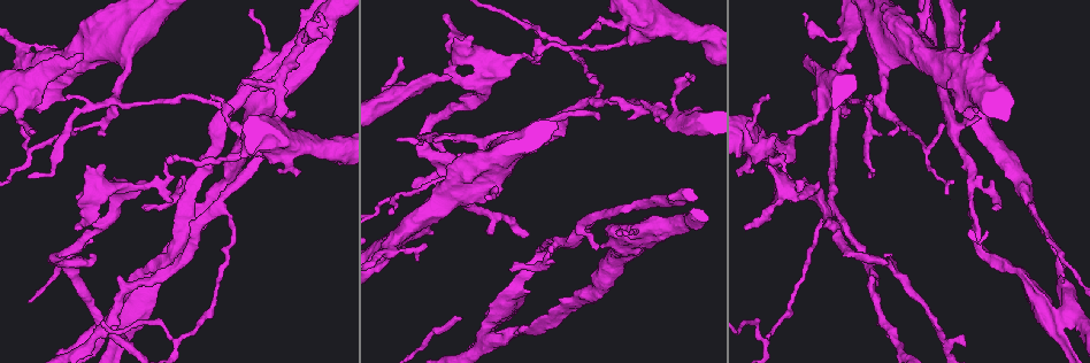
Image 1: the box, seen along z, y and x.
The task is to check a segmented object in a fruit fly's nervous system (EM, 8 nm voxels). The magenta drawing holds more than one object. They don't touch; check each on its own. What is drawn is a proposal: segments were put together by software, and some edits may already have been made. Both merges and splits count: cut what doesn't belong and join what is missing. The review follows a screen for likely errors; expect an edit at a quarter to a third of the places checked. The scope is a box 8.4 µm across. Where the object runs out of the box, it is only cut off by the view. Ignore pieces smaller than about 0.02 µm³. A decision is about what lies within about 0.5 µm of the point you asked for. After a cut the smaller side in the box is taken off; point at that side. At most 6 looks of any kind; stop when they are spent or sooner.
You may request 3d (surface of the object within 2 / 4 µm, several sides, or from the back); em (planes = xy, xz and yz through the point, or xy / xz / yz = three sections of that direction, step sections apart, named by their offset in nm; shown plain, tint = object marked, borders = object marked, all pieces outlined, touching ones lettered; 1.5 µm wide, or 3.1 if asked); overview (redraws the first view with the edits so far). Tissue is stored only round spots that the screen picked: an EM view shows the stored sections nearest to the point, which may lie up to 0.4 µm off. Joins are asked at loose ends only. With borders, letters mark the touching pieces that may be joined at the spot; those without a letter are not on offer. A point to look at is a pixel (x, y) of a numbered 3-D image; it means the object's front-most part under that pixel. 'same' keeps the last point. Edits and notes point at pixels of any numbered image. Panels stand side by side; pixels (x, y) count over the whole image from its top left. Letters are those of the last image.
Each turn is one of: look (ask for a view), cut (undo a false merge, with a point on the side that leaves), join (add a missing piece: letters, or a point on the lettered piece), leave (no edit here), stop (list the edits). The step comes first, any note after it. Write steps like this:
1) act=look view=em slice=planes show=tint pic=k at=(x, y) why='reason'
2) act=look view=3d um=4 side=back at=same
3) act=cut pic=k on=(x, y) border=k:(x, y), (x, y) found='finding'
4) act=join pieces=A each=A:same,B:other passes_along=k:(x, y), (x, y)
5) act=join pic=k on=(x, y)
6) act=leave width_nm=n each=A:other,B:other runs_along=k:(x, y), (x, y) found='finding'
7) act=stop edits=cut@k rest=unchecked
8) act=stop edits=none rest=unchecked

act=look view=3d um=4 pic=1 at=(974, 182) why='a fork'

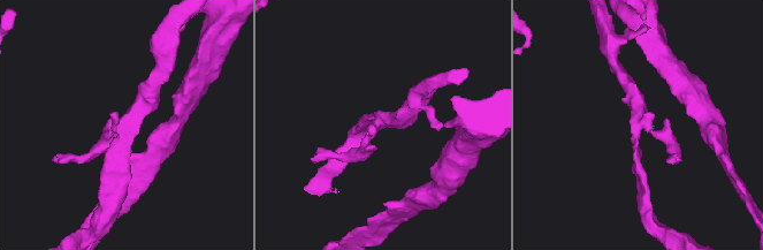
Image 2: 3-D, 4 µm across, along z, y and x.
act=look view=em um=3.1 slice=planes show=borders pic=2 at=(126, 125) why='shape alone is not enough'

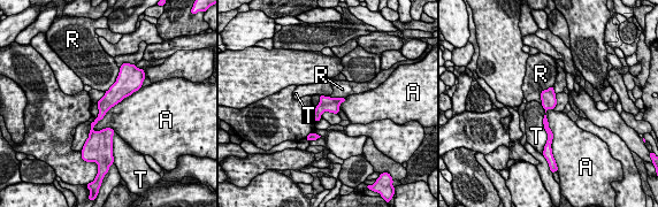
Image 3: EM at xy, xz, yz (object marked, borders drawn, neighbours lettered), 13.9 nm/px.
act=leave width_nm=220 each=A:other,R:other,T:other border=3:(139, 87), (115, 104), (91, 129) found='all the same neuron'

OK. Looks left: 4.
act=look view=em slice=xy step=4 show=tint pic=1 at=(786, 186) why='branch point'

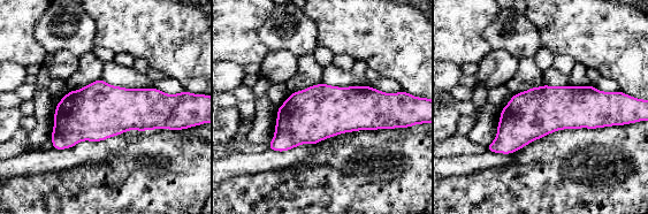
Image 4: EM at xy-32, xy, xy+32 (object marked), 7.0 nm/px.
act=look view=em slice=planes show=tint at=same why='another direction'

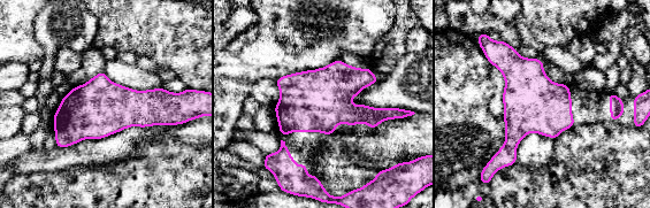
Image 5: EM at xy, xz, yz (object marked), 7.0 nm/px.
act=look view=em slice=planes show=borders at=same

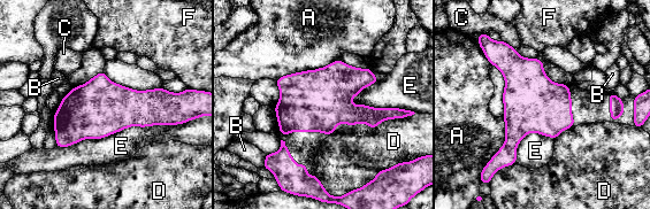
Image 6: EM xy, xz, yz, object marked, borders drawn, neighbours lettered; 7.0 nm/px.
act=leave each=A:other,B:other,C:other,D:other,E:other,F:other border=6:(180, 123), (128, 126), (56, 147) found='one neuron here'

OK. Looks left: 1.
act=stop edits=none rest=unchecked

